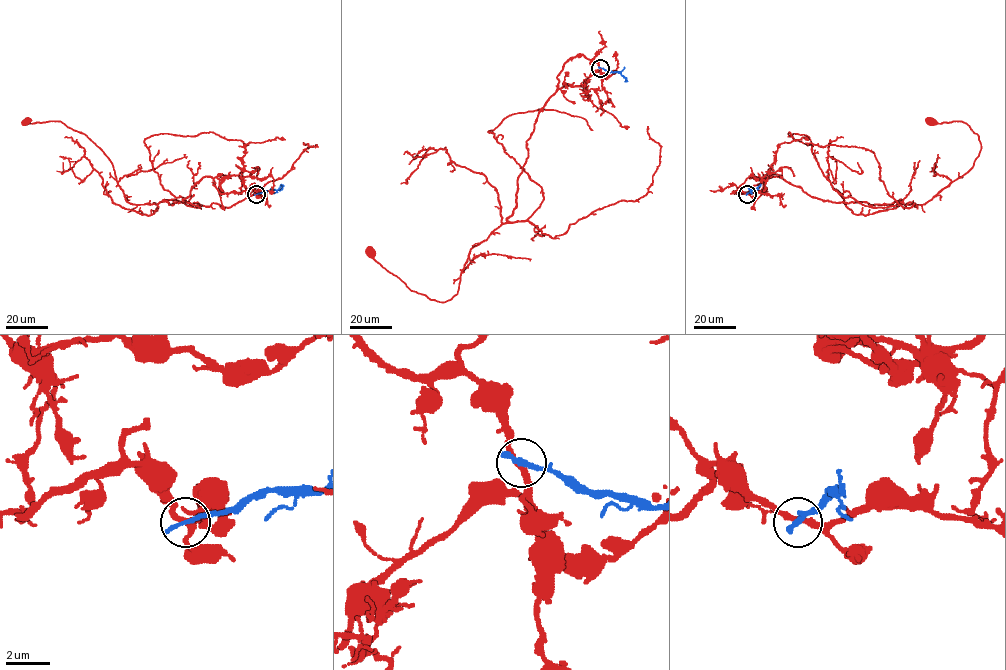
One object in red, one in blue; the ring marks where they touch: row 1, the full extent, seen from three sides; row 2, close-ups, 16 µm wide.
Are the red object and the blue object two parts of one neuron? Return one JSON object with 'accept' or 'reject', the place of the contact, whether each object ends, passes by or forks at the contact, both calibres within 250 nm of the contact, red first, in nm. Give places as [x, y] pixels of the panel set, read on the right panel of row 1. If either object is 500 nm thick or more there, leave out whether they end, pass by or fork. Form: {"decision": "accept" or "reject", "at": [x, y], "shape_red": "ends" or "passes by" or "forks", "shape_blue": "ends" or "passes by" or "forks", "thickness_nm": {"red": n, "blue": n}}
{"decision": "reject", "at": [747, 194], "shape_red": "passes by", "shape_blue": "ends", "thickness_nm": {"red": 260, "blue": 280}}

